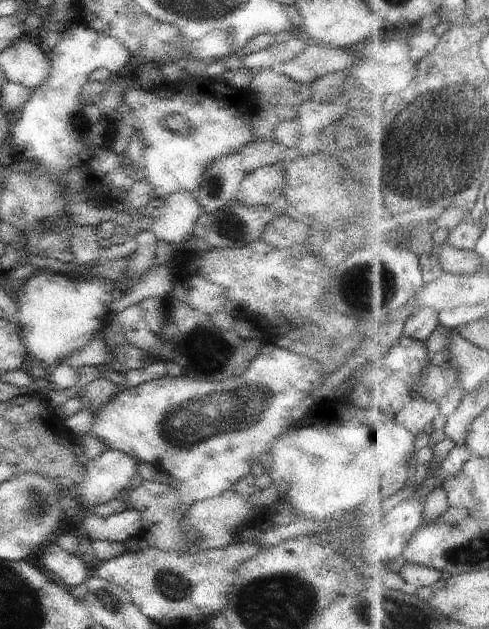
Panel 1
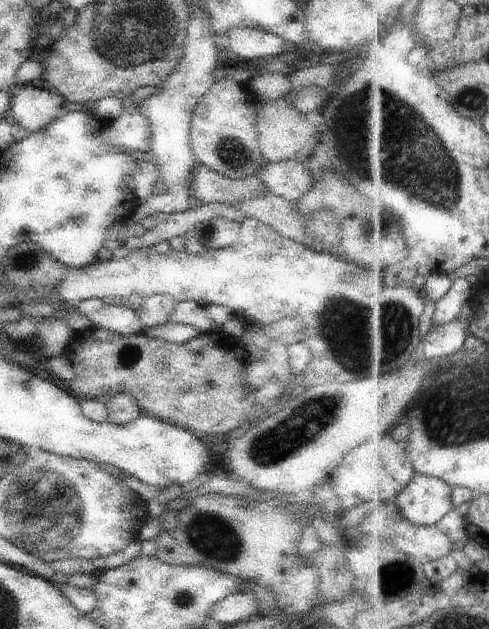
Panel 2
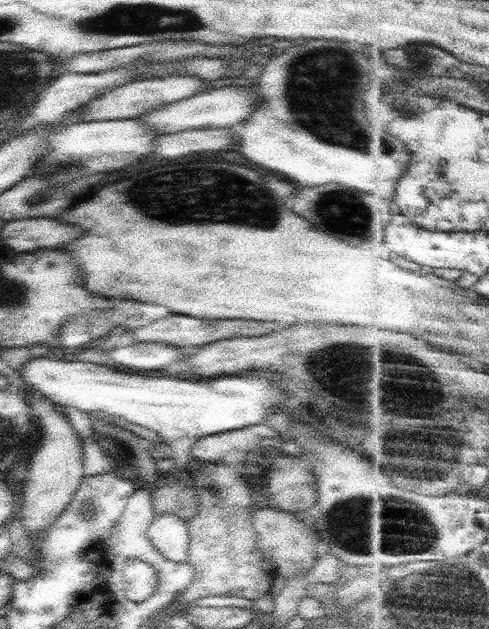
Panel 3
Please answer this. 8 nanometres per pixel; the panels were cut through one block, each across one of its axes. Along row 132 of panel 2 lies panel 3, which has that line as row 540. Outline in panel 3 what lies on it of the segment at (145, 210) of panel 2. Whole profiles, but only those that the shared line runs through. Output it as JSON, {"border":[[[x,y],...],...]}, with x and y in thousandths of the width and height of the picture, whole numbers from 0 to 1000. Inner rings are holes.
{"border":[[[358,817],[313,820],[301,841],[313,868],[354,893],[378,893],[384,886],[387,847],[382,828]]]}

